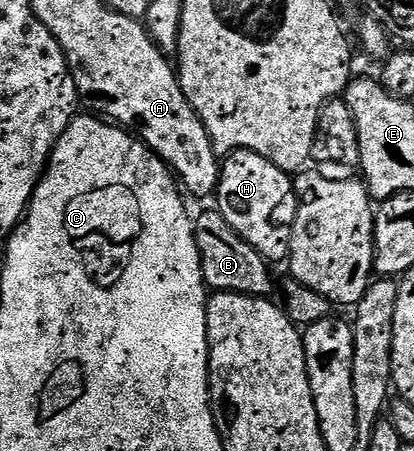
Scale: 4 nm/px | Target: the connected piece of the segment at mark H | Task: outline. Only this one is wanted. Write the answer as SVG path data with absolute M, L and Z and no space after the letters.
M236 150L223 159L220 168L220 179L216 185L214 201L219 217L235 234L244 241L268 256L276 246L276 230L272 227L272 217L276 209L284 202L288 190L290 194L290 178L270 160L258 156L253 150Z

